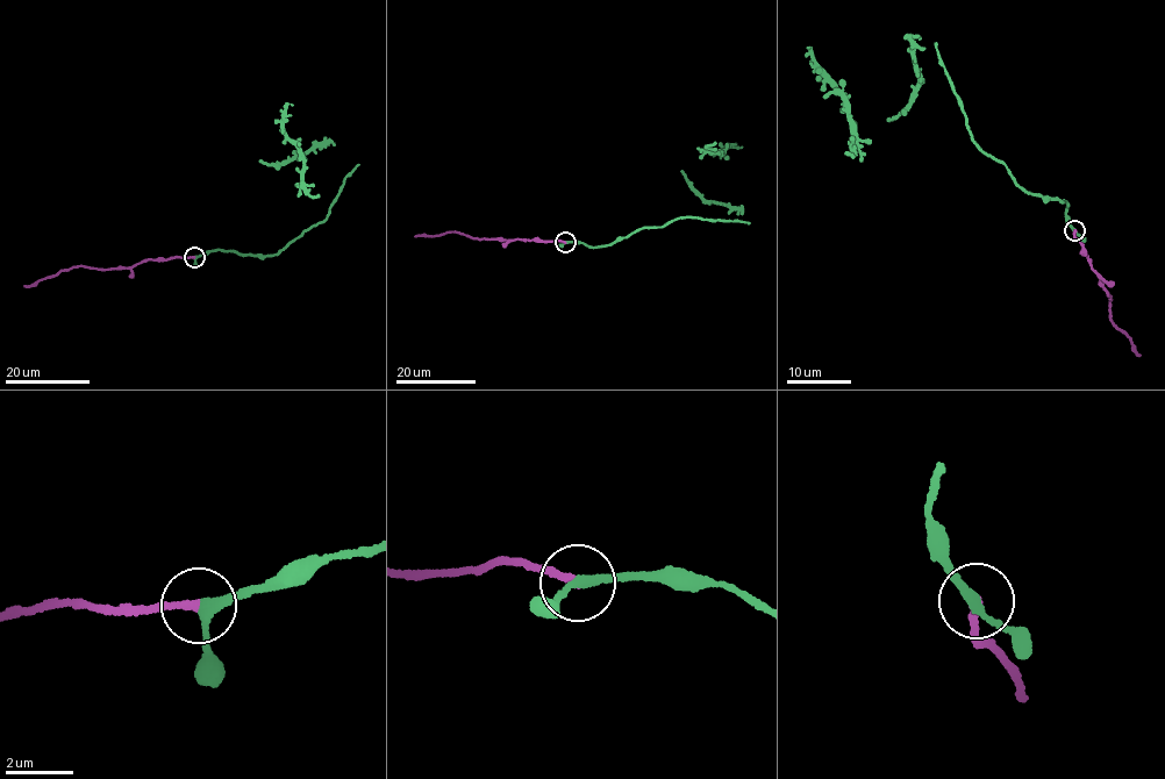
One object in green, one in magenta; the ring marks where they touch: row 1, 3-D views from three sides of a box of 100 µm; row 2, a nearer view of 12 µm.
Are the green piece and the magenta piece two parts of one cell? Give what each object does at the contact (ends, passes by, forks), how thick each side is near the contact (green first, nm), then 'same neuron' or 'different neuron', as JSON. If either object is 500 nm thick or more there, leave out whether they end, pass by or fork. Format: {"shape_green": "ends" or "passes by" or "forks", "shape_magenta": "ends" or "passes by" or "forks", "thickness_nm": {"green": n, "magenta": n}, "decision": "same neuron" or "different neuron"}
{"shape_green": "passes by", "shape_magenta": "ends", "thickness_nm": {"green": 260, "magenta": 240}, "decision": "same neuron"}

